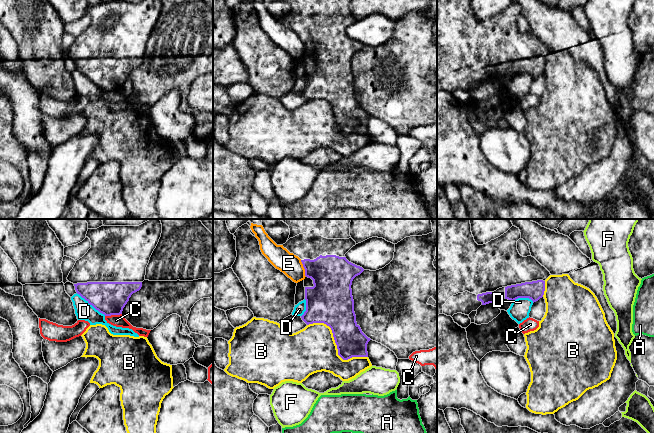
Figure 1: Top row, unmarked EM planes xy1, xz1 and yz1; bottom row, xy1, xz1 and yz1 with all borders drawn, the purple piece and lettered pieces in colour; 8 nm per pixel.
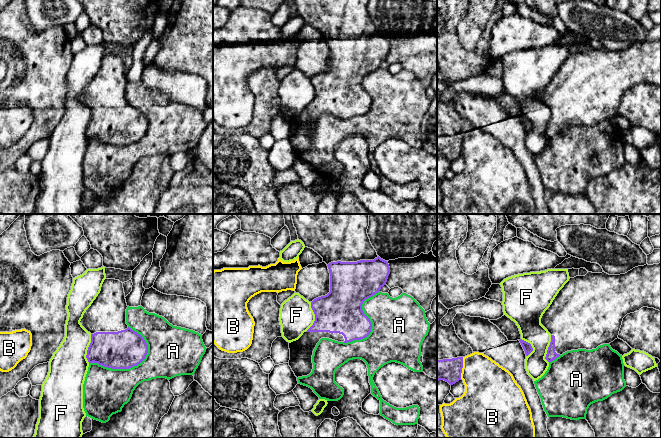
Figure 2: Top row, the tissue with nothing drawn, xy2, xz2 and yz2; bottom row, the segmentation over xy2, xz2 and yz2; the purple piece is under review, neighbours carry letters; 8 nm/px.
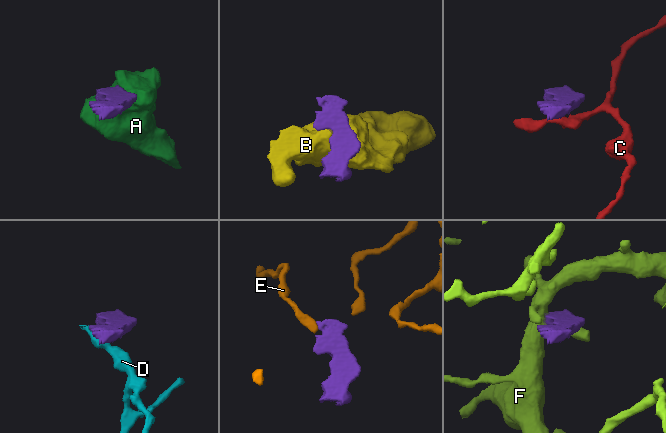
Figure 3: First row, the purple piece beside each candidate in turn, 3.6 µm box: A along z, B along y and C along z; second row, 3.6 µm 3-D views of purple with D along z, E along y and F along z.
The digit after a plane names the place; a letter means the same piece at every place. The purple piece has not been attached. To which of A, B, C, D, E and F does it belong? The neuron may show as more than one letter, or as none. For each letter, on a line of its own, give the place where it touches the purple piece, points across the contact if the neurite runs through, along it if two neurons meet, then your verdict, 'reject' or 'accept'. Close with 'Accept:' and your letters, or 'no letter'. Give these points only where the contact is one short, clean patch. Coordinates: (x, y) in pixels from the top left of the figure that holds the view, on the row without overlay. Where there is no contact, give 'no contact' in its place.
A: contact xy2 (123, 144); reject
B: contact xz1 (336, 120); reject
C: contact xy1 (113, 90); border xy1 (121, 89), (105, 92); reject
D: contact xy1 (91, 80); border xy1 (76, 69), (105, 91); reject
E: contact xz1 (304, 44); border xz1 (300, 36), (306, 52); reject
F: contact xy2 (88, 124); reject
Accept: no letter

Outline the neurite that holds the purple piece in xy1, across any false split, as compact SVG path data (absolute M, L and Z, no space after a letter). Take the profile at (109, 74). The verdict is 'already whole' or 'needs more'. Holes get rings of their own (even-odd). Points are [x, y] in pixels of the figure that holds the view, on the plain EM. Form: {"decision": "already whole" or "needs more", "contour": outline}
{"decision": "needs more", "contour": "M141 0L139 2L101 2L97 5L88 5L86 13L91 17L91 24L79 36L76 37L73 45L70 47L67 56L74 60L77 70L84 74L90 81L105 92L120 91L123 84L129 77L131 71L139 67L142 63L142 58L145 56L146 43L149 39L150 33L156 24L162 9L162 0Z"}

